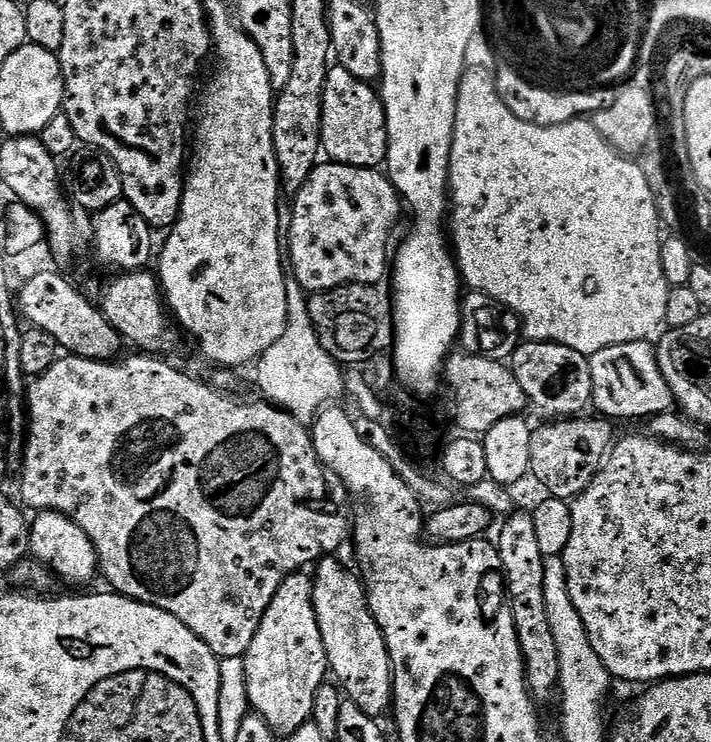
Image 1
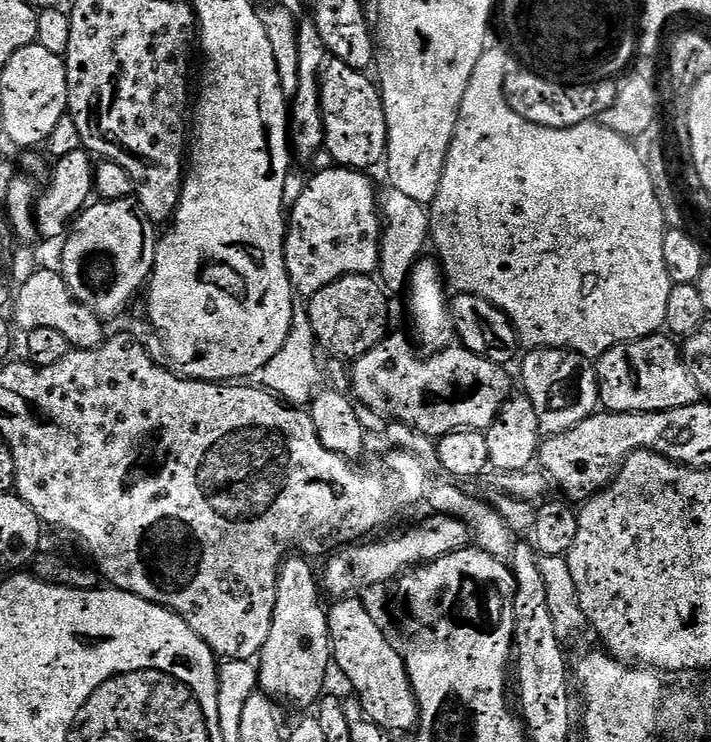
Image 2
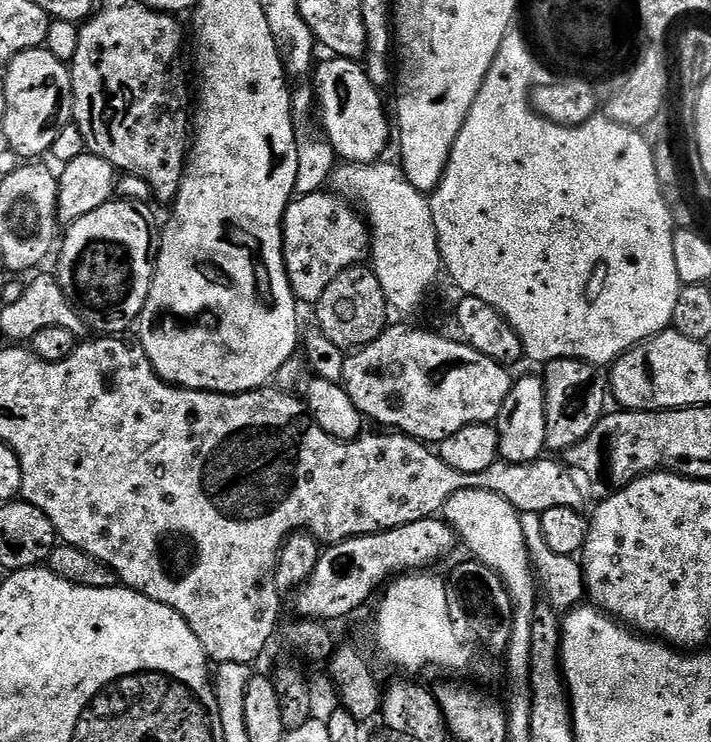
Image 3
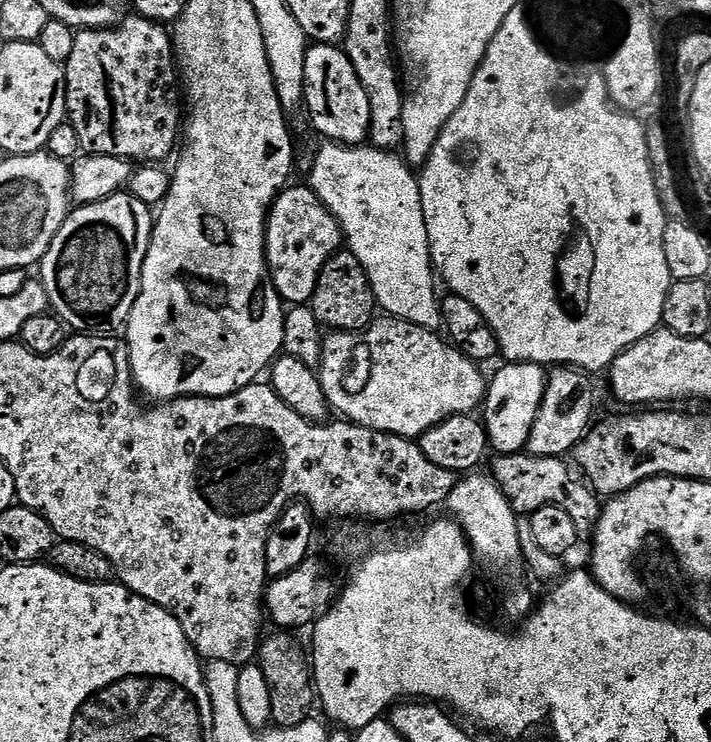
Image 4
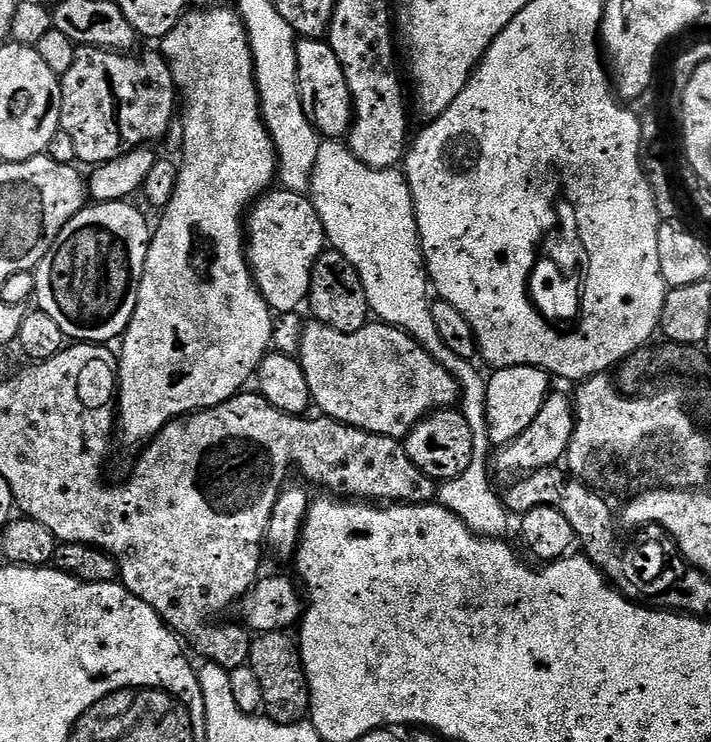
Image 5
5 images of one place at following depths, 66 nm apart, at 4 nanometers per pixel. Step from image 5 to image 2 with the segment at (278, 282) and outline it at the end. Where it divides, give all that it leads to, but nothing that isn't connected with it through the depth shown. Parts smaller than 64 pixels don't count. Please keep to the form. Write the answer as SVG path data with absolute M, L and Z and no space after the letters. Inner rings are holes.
M333 166L317 171L316 177L309 179L302 196L290 209L290 219L286 224L284 237L284 261L293 289L301 297L313 296L322 286L330 286L343 276L372 276L380 267L380 245L382 233L382 204L376 201L376 188L371 175L355 168Z

